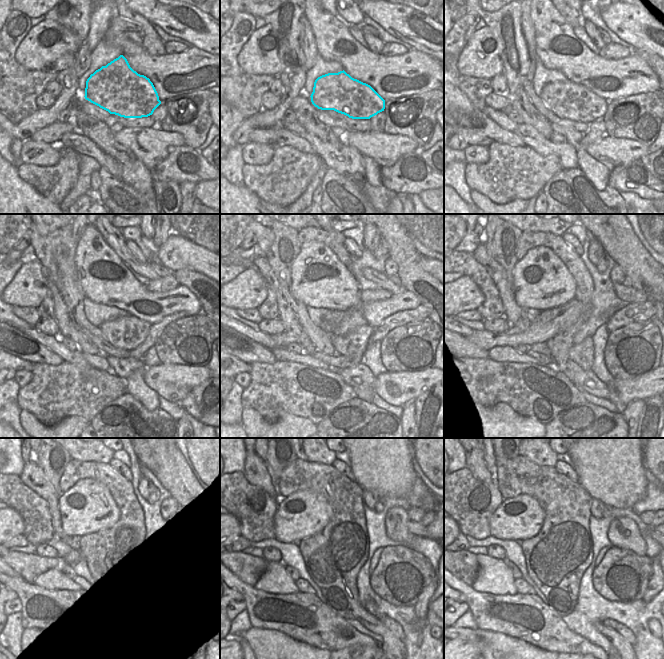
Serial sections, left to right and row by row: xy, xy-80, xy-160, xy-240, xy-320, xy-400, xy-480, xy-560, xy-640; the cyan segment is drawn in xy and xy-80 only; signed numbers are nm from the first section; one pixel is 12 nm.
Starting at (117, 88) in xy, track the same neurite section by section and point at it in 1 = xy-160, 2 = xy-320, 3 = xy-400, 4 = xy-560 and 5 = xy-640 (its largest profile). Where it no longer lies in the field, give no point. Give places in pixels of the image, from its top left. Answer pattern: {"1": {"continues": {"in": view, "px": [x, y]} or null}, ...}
{"1": {"continues": {"in": "xy-160", "px": [567, 100]}}, "2": {"continues": {"in": "xy-320", "px": [353, 344]}}, "3": {"continues": {"in": "xy-400", "px": [582, 354]}}, "4": {"continues": {"in": "xy-560", "px": [370, 606]}}, "5": {"continues": {"in": "xy-640", "px": [610, 623]}}}

